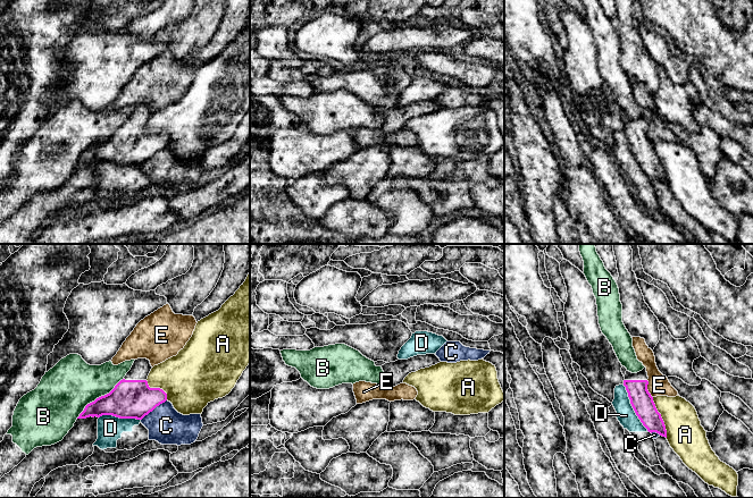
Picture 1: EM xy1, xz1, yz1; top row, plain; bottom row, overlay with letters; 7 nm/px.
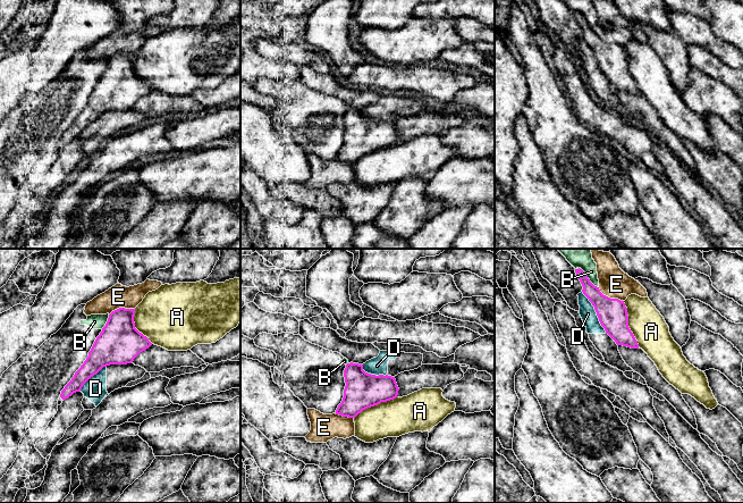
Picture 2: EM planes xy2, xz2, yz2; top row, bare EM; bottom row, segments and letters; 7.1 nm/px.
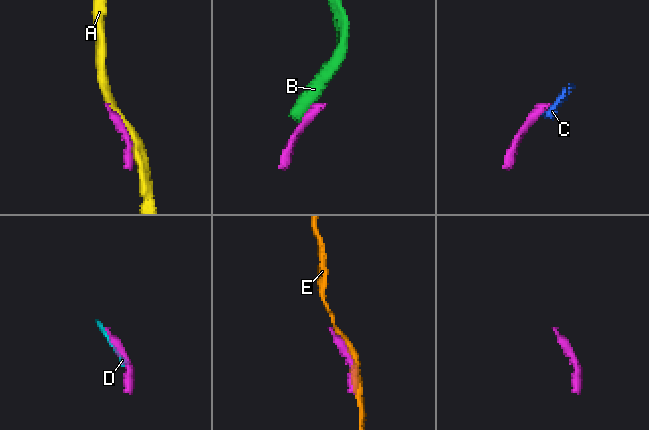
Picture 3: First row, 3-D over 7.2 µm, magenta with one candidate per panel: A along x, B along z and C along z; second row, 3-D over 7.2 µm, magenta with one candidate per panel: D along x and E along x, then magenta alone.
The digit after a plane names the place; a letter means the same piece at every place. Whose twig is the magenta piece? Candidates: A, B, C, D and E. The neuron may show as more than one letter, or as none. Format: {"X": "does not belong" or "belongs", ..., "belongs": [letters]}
{"A": "does not belong", "B": "does not belong", "C": "does not belong", "D": "does not belong", "E": "does not belong", "belongs": []}

